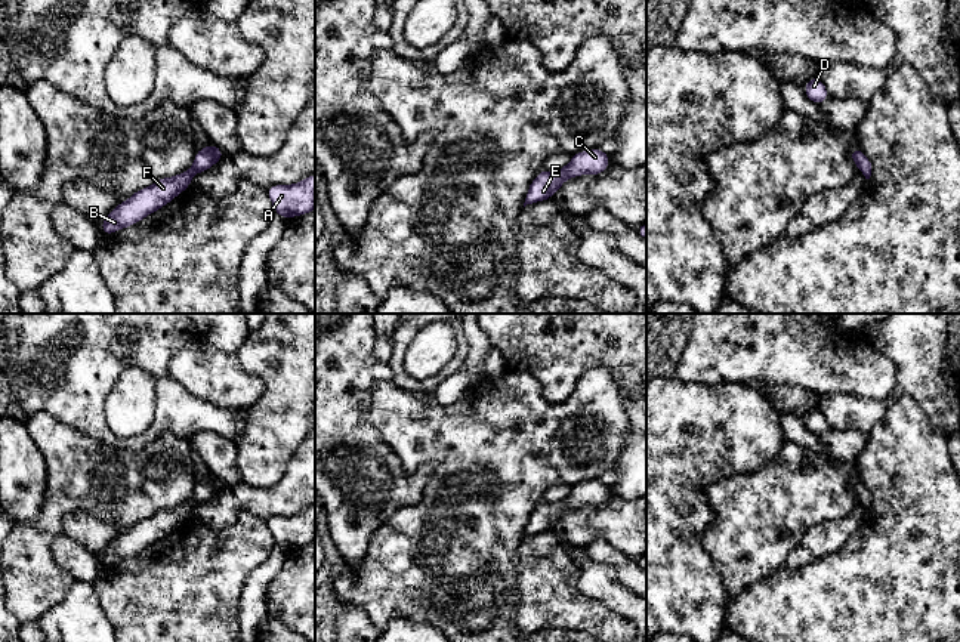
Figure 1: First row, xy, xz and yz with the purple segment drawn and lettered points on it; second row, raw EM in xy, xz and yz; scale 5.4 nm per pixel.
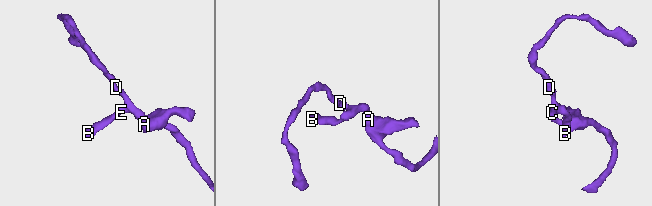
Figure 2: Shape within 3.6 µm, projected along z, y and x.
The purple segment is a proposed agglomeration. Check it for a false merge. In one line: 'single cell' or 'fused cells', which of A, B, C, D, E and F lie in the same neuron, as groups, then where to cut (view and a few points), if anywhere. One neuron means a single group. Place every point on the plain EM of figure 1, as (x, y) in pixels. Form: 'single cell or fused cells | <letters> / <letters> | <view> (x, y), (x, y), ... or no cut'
single cell | A B C D E F | no cut

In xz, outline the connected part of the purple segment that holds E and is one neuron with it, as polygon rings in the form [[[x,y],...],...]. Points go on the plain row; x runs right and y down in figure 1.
[[[599,479],[577,484],[571,488],[568,497],[547,503],[541,501],[530,515],[524,538],[543,531],[550,531],[568,509],[580,506],[602,506],[609,494],[609,485]]]

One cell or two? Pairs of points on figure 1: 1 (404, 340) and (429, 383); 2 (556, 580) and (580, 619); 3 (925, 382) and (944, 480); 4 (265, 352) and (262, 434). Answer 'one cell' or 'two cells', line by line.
1: one cell
2: one cell
3: two cells
4: one cell

